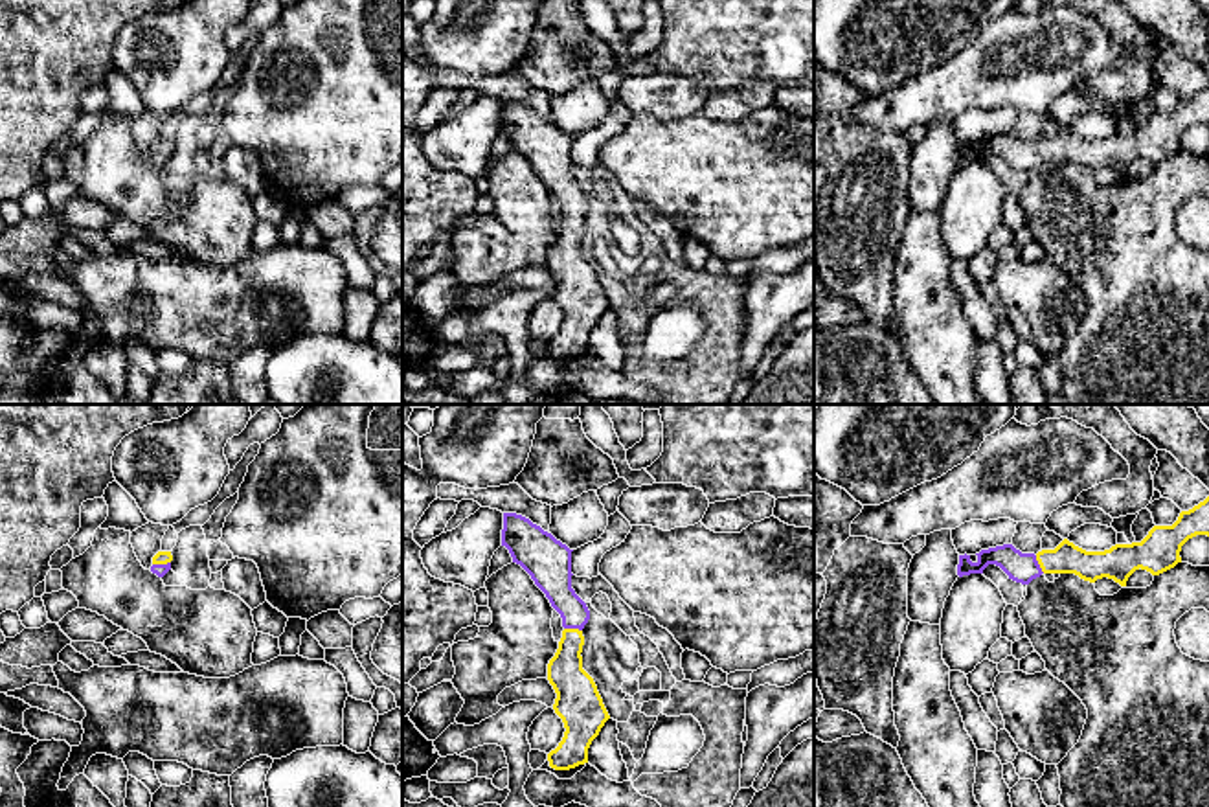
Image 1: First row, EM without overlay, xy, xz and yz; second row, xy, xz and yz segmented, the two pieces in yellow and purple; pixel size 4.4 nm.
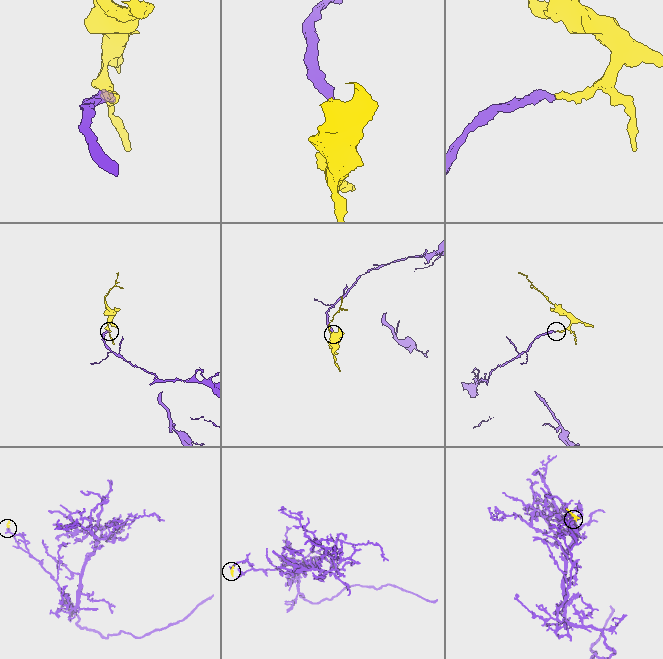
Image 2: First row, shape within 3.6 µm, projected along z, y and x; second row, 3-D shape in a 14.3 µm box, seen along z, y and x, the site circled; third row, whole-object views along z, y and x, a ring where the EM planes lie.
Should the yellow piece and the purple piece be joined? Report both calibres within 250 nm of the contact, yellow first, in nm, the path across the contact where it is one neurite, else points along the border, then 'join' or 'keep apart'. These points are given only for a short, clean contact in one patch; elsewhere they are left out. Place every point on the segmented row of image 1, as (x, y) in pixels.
60 nm thick on the yellow side, 60 nm on the other; runs through xy (162, 557), (160, 563), (160, 570); join

